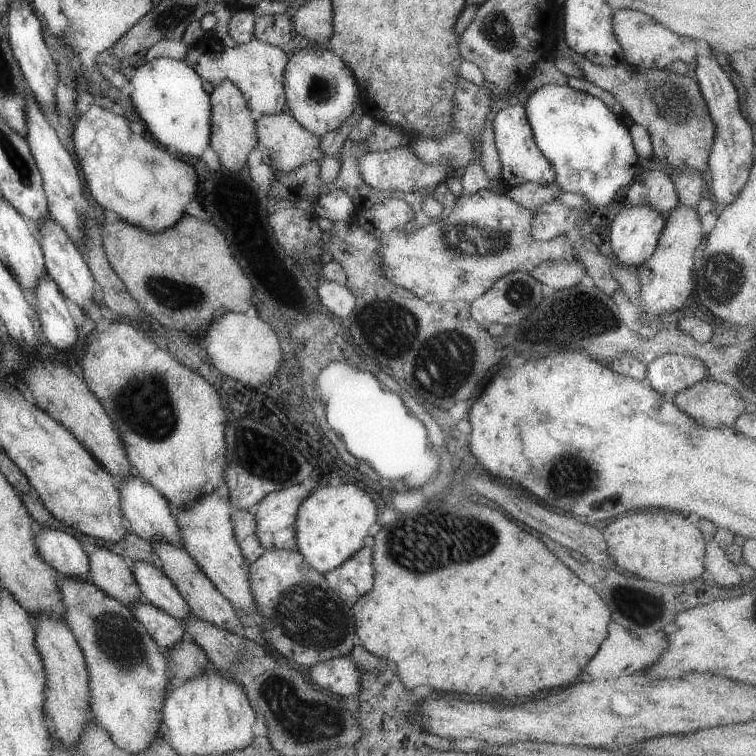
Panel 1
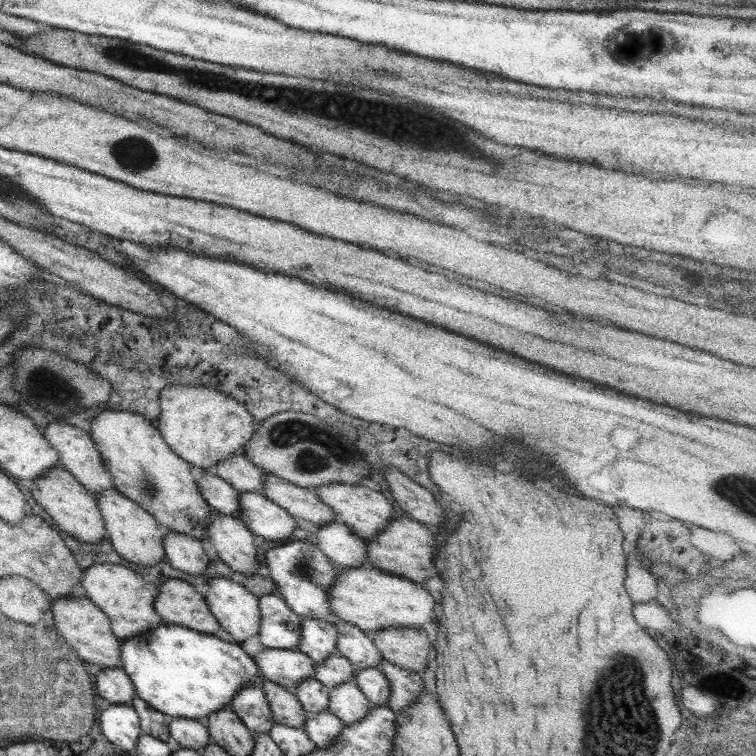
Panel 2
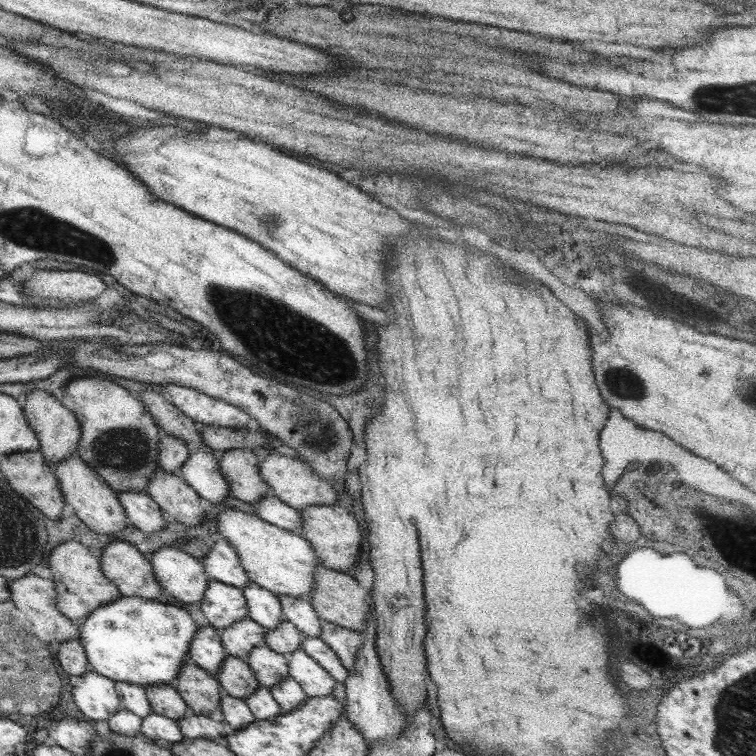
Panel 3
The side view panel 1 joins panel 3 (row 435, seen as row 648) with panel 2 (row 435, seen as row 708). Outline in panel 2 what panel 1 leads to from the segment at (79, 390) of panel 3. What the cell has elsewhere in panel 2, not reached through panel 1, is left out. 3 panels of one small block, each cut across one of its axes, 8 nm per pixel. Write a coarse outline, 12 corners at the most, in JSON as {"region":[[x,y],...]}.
{"region":[[103,408],[87,432],[118,493],[205,540],[194,469],[137,413]]}

